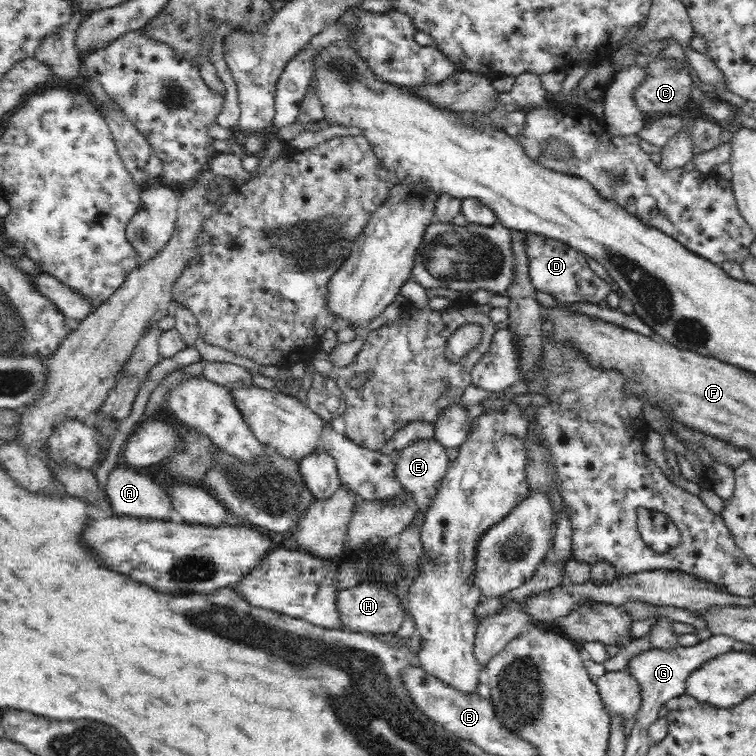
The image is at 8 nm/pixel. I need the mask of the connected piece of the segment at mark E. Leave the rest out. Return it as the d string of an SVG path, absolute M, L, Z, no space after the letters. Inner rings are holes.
M434 437L418 438L399 452L393 476L401 488L415 494L419 507L426 506L434 498L449 465L446 450Z

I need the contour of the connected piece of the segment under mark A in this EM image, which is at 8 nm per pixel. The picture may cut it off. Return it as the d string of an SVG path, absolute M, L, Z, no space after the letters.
M116 462L109 473L105 493L114 515L167 520L171 506L161 485L150 476Z

